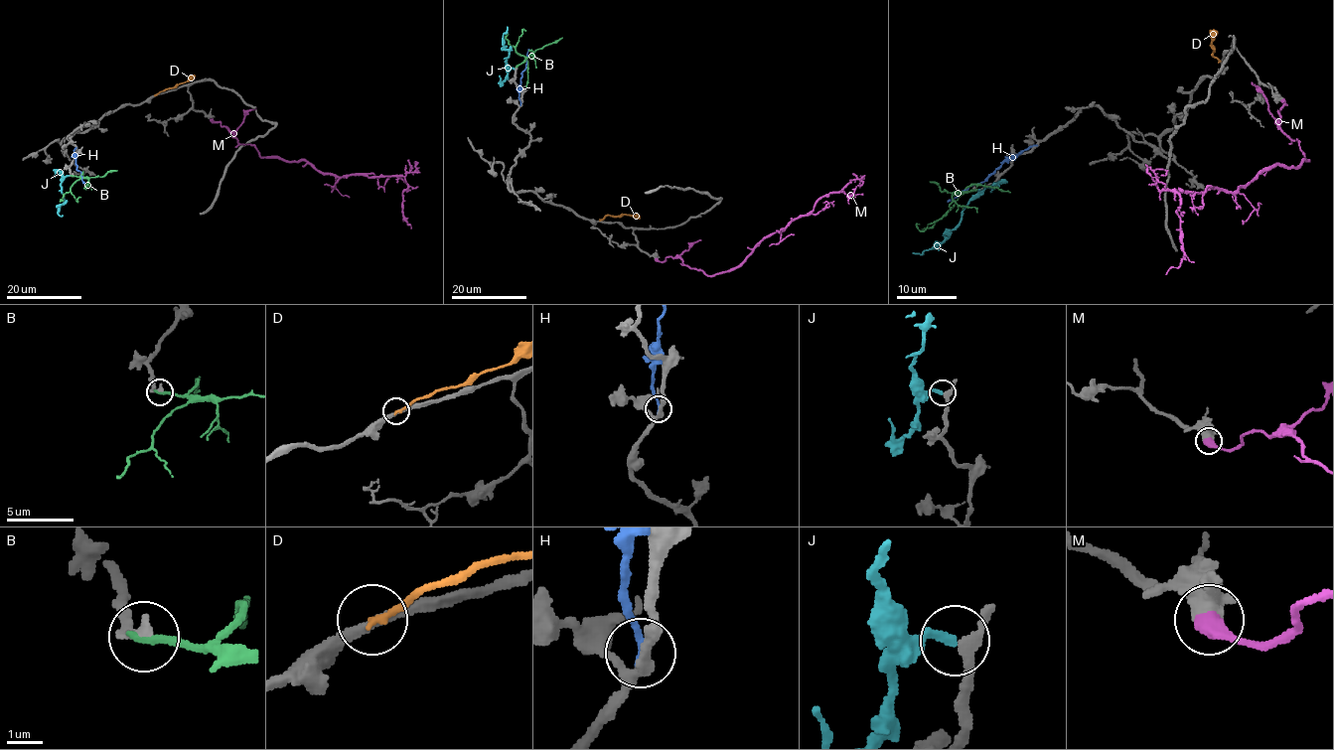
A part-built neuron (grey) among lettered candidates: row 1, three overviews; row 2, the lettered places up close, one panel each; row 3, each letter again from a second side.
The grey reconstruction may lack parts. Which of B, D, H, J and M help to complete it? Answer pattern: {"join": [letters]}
{"join": ["J", "M"]}

